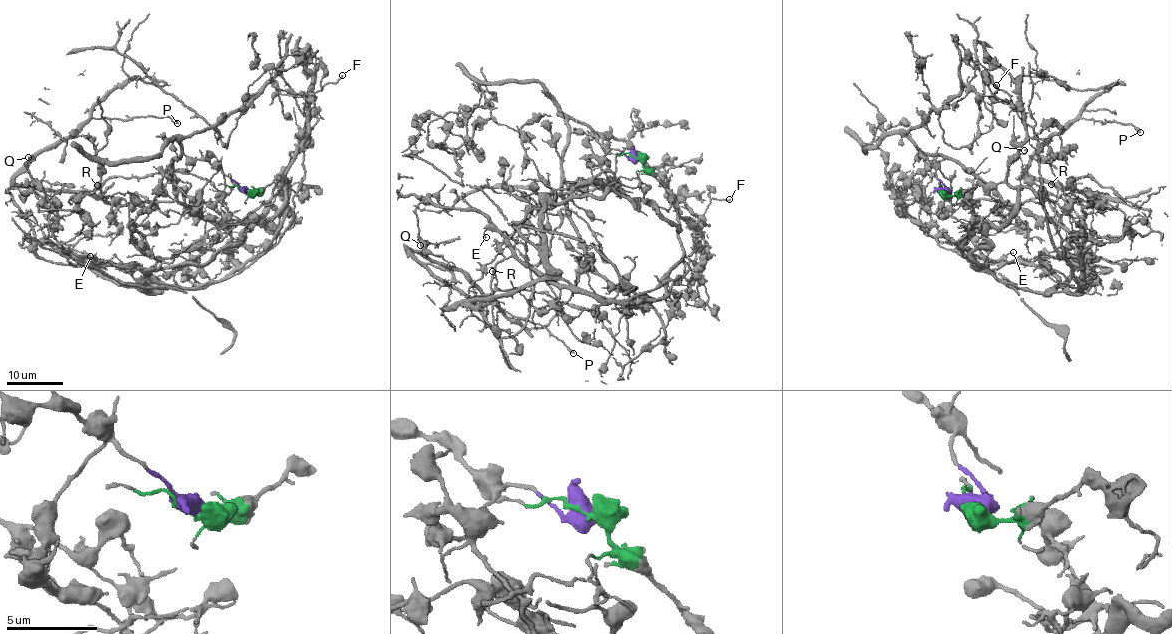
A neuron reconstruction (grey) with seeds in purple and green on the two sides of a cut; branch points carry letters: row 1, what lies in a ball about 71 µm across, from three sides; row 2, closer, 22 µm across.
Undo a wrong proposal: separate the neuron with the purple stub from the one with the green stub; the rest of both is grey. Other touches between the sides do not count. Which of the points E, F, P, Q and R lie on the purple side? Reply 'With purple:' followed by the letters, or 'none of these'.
With purple: F, P, Q, R

